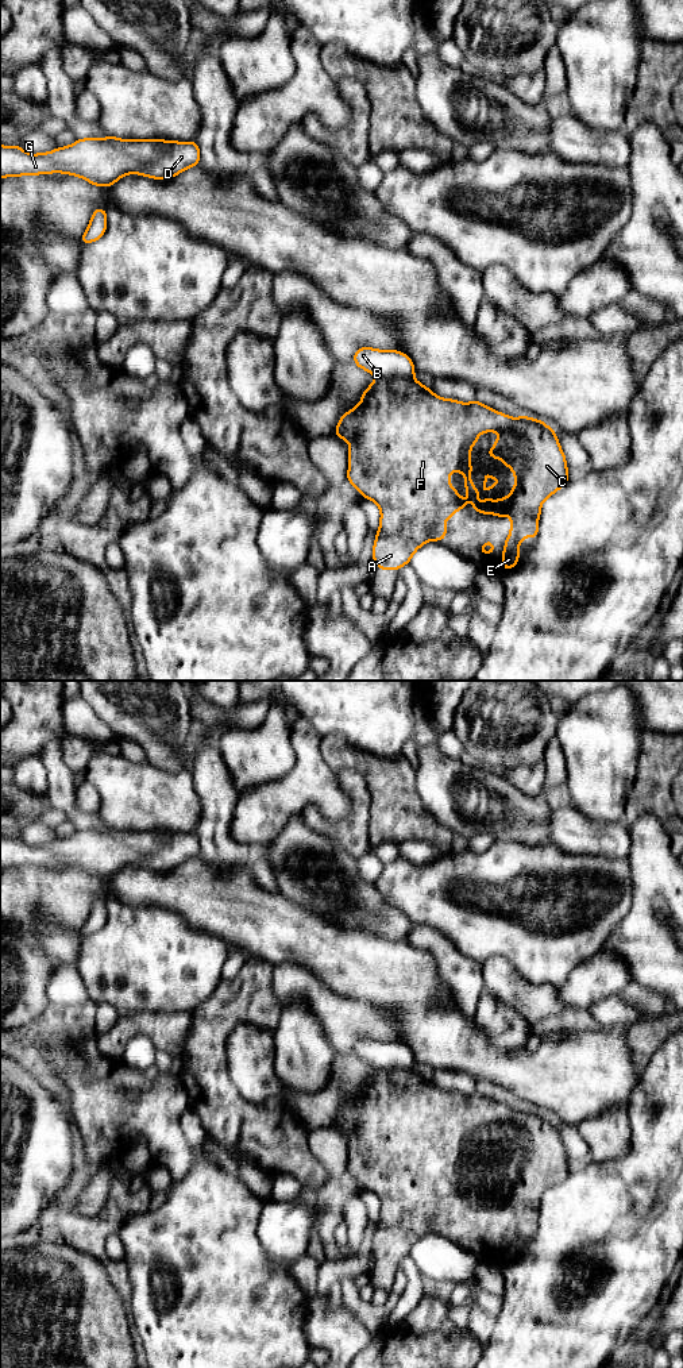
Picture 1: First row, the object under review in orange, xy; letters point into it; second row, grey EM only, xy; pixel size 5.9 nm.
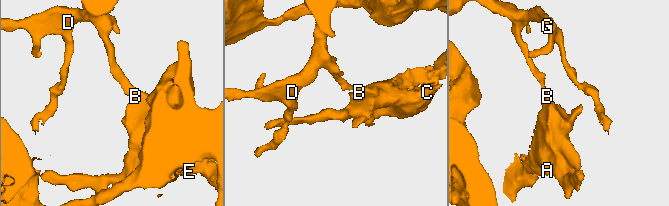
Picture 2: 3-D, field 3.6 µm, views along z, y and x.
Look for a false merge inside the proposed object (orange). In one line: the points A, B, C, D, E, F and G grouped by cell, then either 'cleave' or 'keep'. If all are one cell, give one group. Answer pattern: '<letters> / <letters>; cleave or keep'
A C E F / B D G; cleave

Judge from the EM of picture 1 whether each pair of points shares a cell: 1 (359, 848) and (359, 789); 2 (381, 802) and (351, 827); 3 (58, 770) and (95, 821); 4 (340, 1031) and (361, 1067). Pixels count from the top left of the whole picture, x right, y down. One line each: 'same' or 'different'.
1: same
2: different
3: same
4: different

